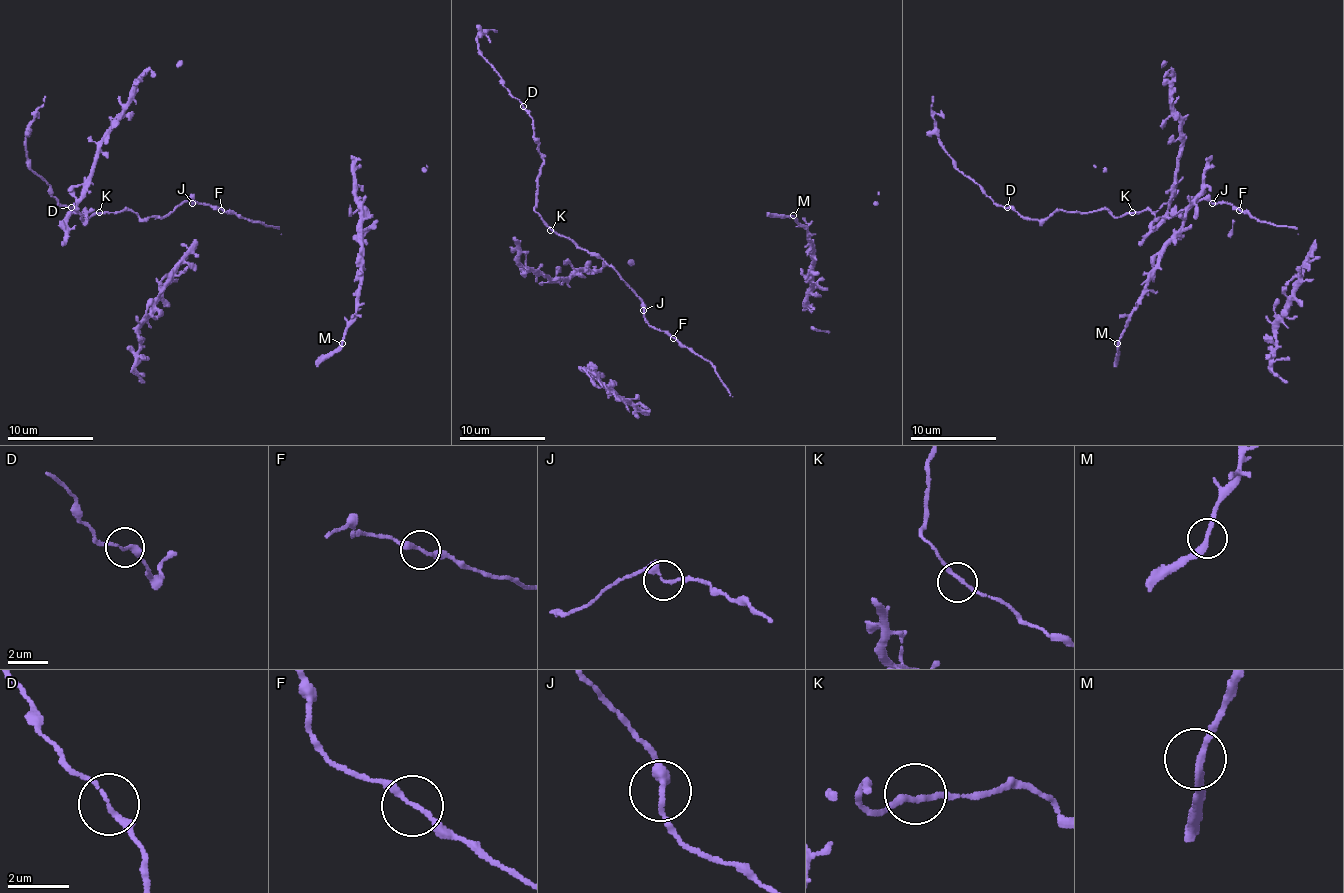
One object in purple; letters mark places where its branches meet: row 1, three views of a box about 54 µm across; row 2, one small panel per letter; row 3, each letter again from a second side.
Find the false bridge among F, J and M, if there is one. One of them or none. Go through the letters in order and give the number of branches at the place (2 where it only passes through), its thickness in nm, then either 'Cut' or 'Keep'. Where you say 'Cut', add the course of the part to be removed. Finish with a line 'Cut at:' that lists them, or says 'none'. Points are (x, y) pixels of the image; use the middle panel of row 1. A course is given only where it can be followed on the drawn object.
F: Branches: 2. Thickness 200 nm. Keep
J: Branches: 2. Thickness 240 nm. Keep
M: Branches: 2. Thickness 240 nm. Keep
Cut at: none

